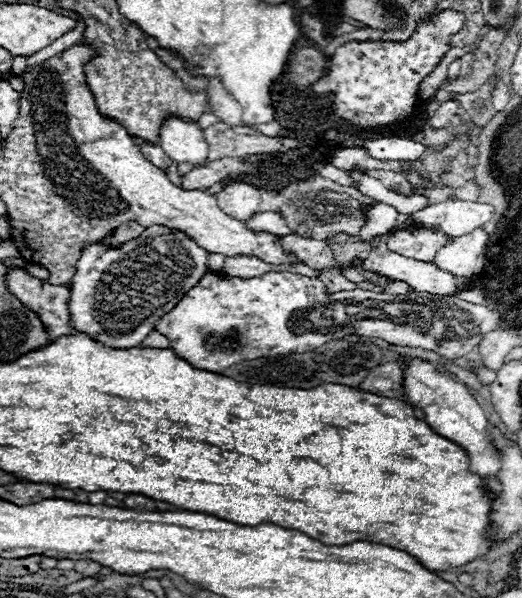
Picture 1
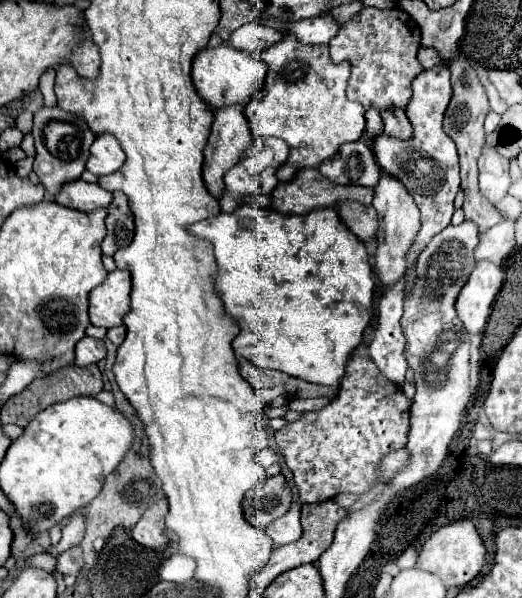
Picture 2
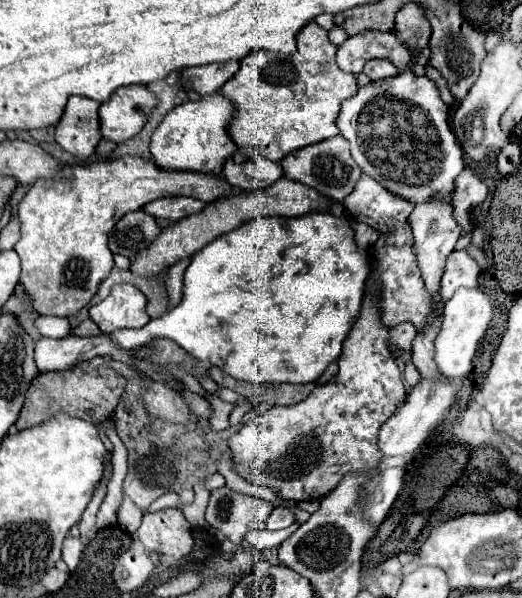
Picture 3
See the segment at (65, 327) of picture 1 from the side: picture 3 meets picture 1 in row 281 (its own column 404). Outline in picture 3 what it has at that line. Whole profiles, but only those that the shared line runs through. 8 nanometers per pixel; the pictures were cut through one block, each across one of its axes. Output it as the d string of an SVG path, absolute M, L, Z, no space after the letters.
M408 2L398 14L396 14L396 30L398 30L398 40L404 42L408 48L414 48L420 52L432 34L430 22L426 14L422 12L422 4L418 2Z

